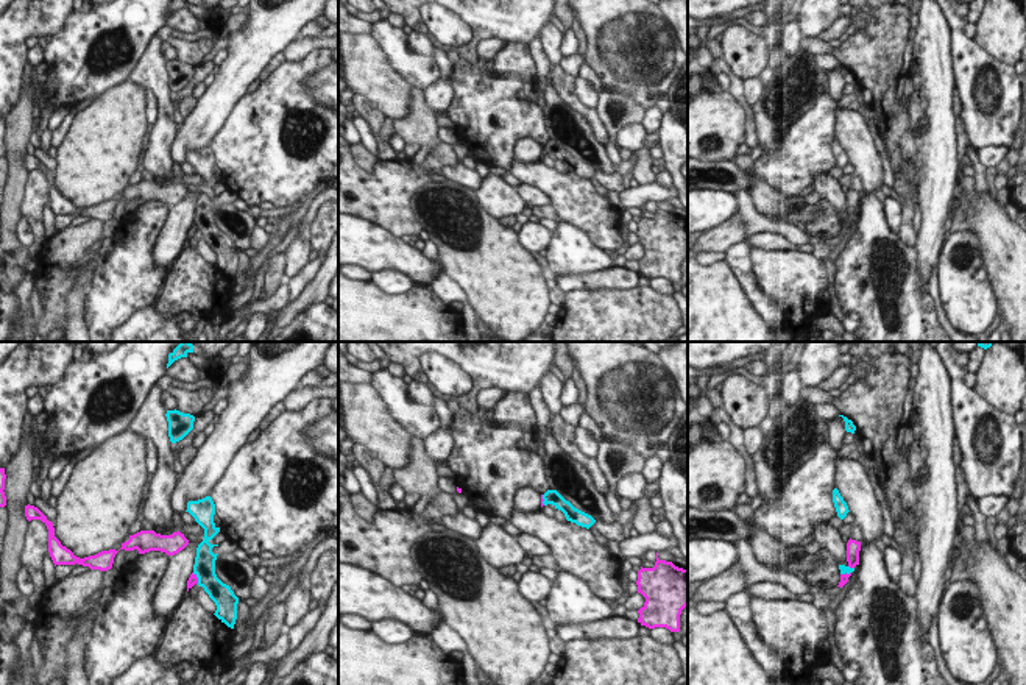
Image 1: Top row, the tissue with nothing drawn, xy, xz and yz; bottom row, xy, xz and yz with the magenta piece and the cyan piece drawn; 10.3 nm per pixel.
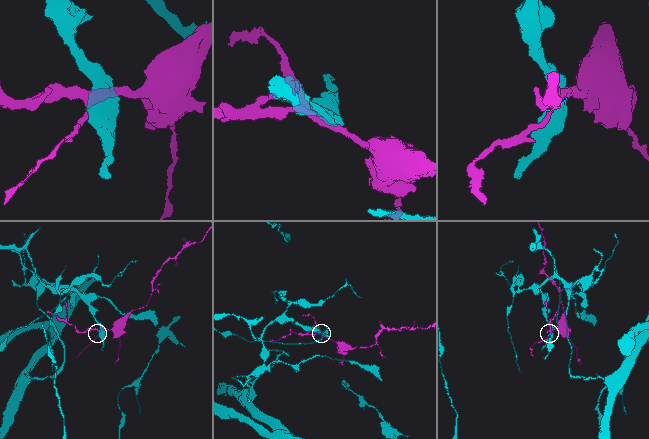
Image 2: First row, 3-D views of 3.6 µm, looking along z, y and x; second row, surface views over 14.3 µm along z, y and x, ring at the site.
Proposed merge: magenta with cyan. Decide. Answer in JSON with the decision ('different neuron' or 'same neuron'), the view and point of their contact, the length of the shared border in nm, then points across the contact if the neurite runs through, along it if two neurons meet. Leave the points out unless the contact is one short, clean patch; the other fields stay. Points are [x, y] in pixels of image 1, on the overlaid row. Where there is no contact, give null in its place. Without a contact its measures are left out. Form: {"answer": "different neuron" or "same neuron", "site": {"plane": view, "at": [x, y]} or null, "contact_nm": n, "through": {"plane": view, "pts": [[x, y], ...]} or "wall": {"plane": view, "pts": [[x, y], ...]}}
{"answer": "different neuron", "site": {"plane": "xy", "at": [197, 578]}, "contact_nm": 130}

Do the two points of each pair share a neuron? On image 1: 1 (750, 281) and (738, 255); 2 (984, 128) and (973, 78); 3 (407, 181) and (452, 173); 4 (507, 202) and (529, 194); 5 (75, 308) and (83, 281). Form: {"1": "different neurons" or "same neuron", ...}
{"1": "same neuron", "2": "same neuron", "3": "different neurons", "4": "different neurons", "5": "same neuron"}

